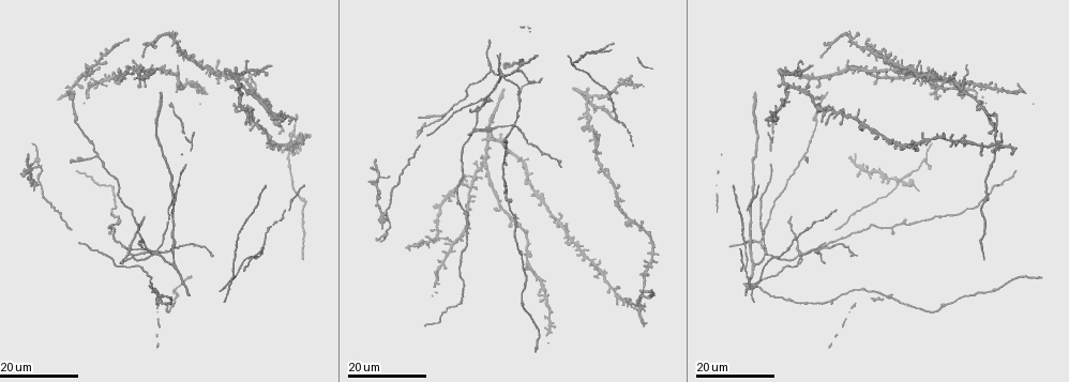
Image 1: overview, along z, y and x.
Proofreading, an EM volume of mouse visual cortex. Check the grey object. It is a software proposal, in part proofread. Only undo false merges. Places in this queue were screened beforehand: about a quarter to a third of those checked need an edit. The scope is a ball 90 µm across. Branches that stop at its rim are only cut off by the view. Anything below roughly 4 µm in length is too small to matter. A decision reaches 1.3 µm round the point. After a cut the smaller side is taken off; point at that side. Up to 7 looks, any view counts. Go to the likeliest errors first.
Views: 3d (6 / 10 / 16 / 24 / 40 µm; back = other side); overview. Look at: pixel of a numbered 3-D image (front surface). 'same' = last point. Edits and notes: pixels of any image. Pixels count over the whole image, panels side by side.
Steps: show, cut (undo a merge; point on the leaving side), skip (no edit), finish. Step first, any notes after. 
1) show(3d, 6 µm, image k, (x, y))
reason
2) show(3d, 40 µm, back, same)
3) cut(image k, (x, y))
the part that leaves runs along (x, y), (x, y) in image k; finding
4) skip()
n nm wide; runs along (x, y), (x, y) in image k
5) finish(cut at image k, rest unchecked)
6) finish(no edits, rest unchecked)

show(3d, 16 µm, image 1, (602, 272))
four-way junction

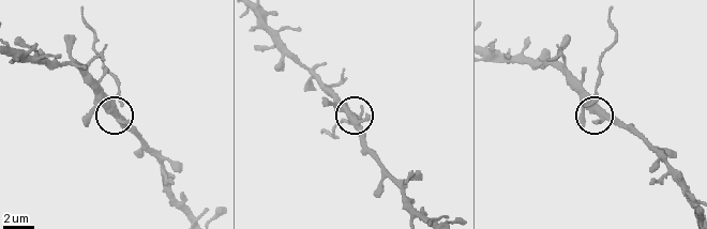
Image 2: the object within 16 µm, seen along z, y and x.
show(3d, 6 µm, image 2, (114, 110))

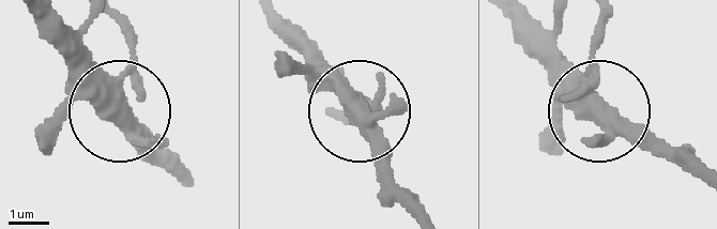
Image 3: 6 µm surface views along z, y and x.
cut(image 3, (126, 16))
the part that leaves runs along (130, 72), (119, 14) in image 3; two neurons meet here

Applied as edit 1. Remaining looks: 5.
show(overview)

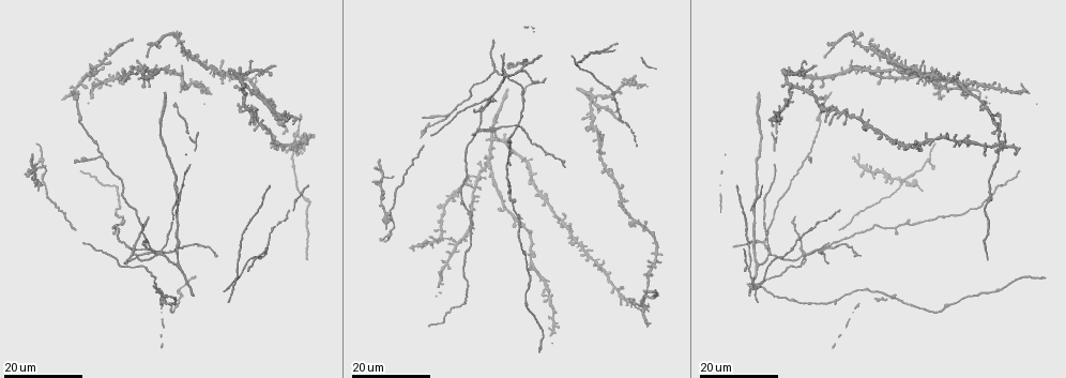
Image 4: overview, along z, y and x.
show(3d, 16 µm, image 4, (997, 146))
small branch off a trunk

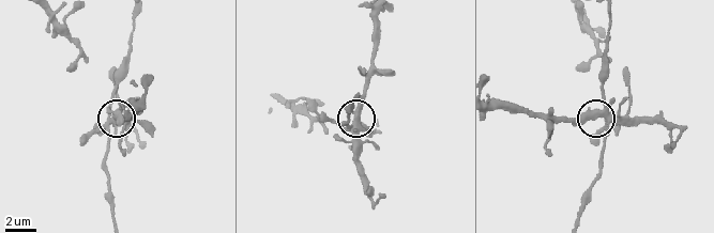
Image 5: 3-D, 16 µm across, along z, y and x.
show(3d, 6 µm, image 5, (109, 120))

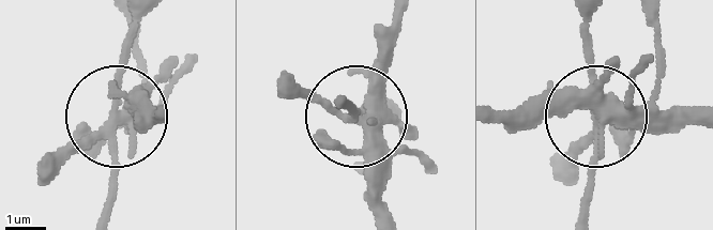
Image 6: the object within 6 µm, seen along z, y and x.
cut(image 6, (124, 61))
the part that leaves runs along (117, 123), (107, 212) in image 6; two neurons meet here

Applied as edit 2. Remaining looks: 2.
show(3d, 16 µm, image 4, (480, 127))
three arms meet

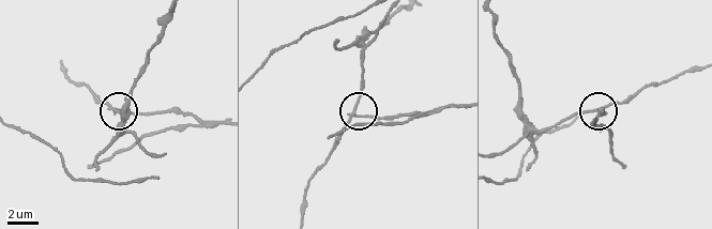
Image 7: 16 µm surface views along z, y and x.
show(3d, 10 µm, image 7, (114, 108))
closer look

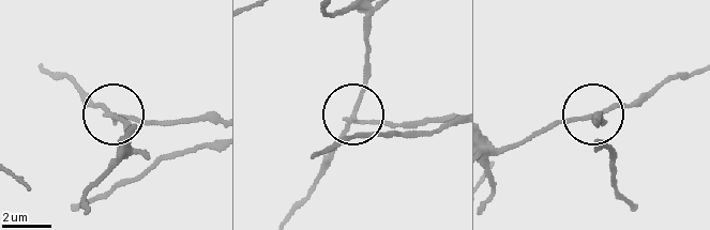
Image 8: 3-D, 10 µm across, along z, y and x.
cut(image 8, (148, 124))
the part that leaves runs along (115, 117), (211, 123) in image 8; a second neuron is stuck on

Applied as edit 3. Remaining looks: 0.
finish(cut at image 3, cut at image 6, cut at image 8, rest unchecked)

